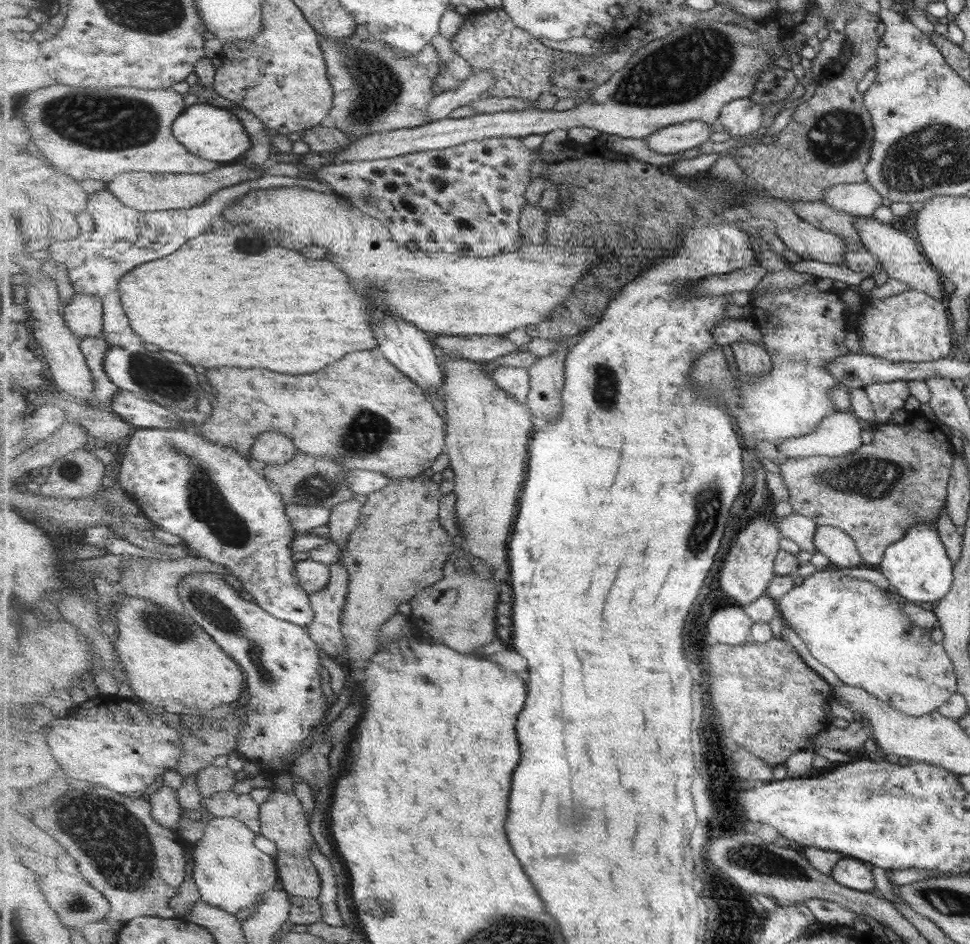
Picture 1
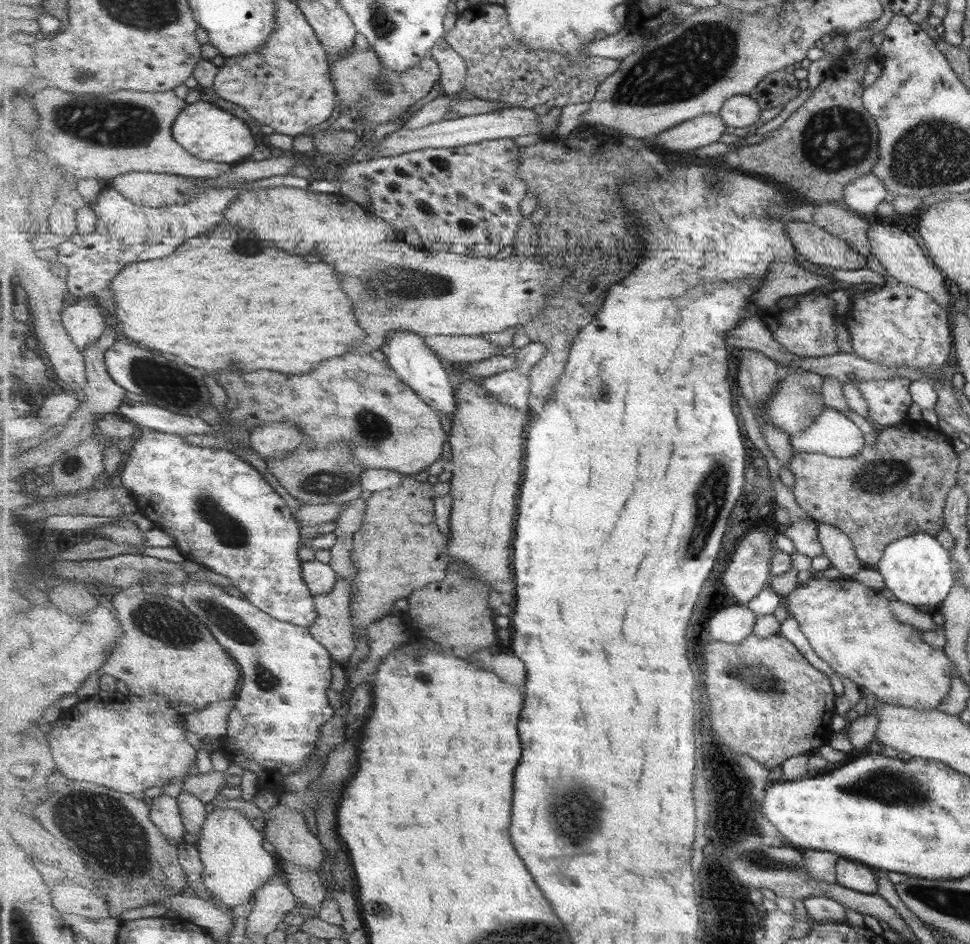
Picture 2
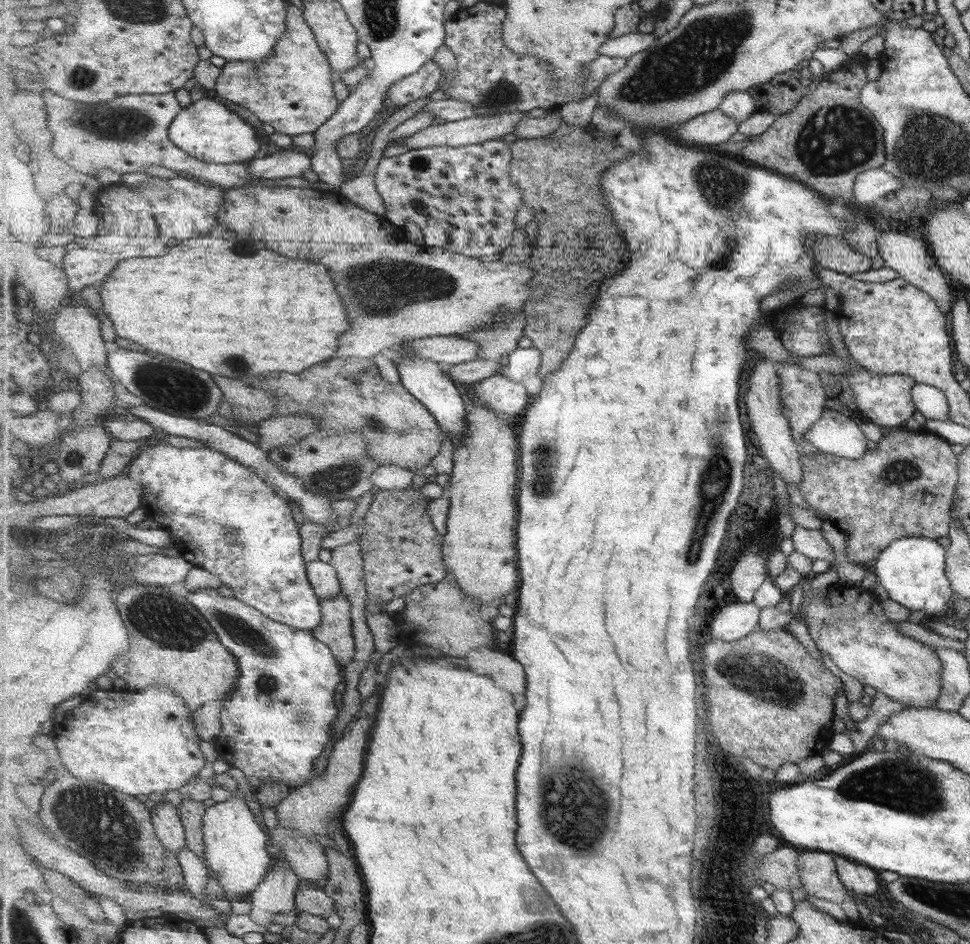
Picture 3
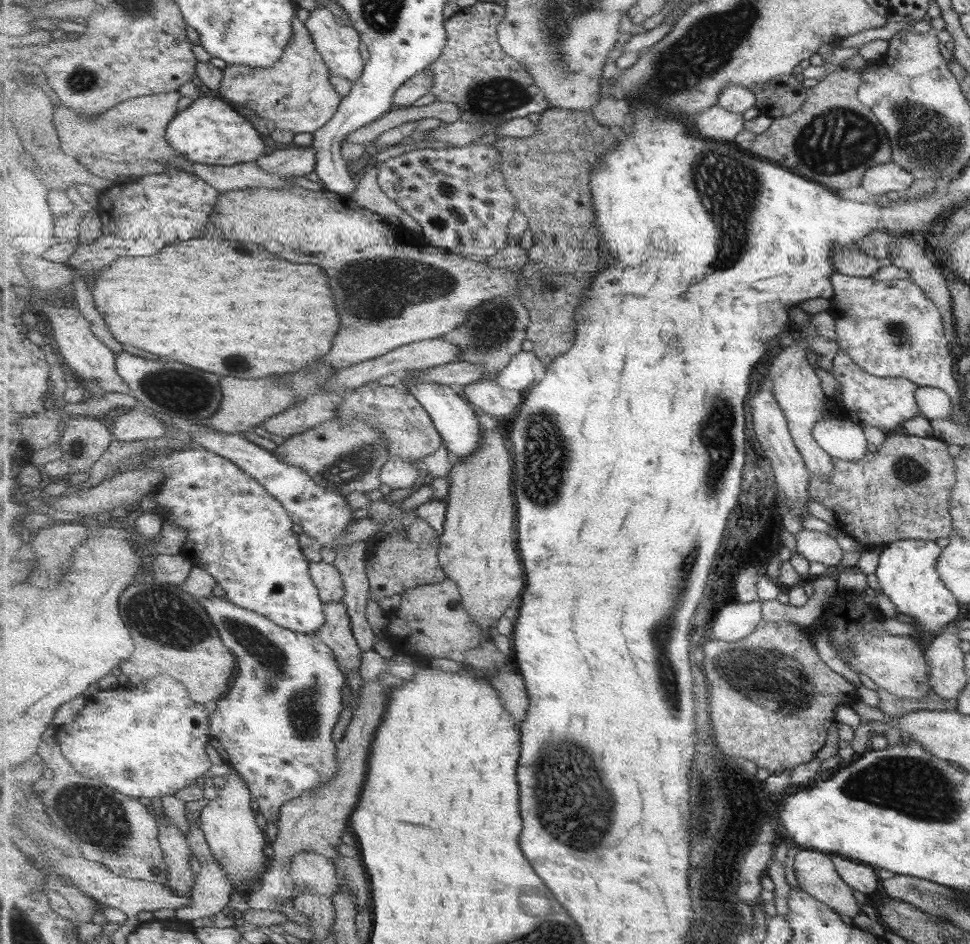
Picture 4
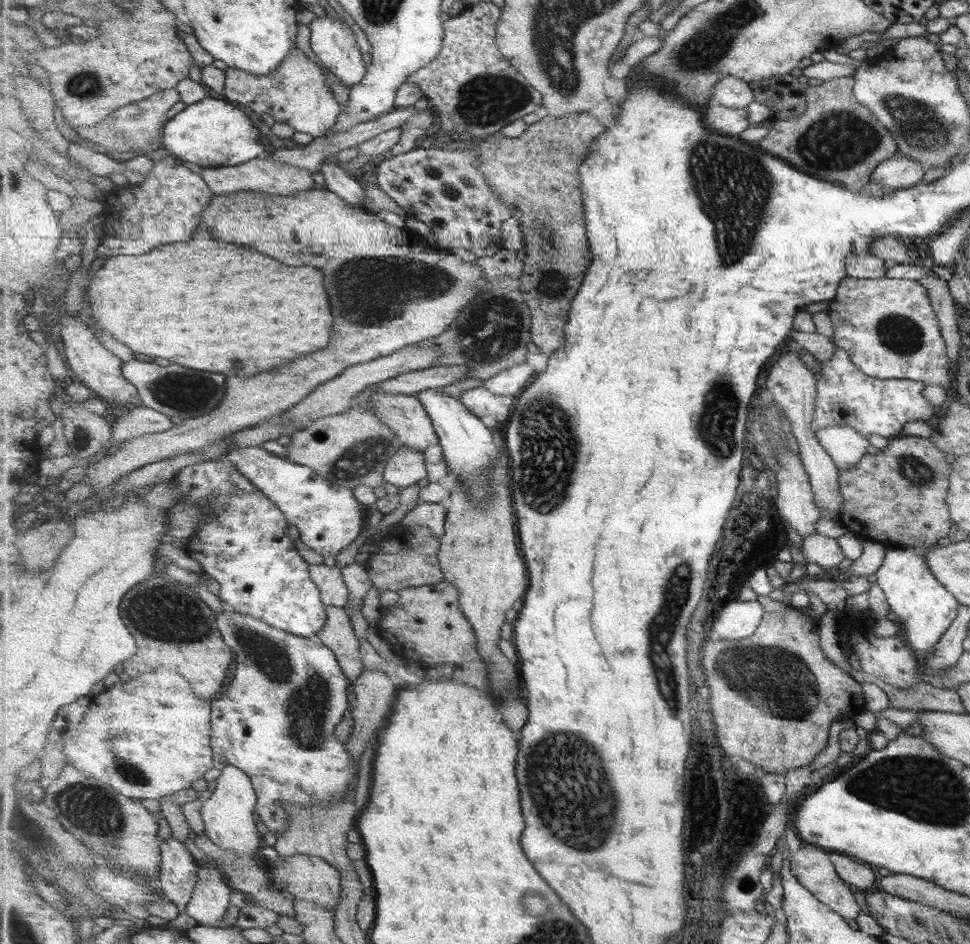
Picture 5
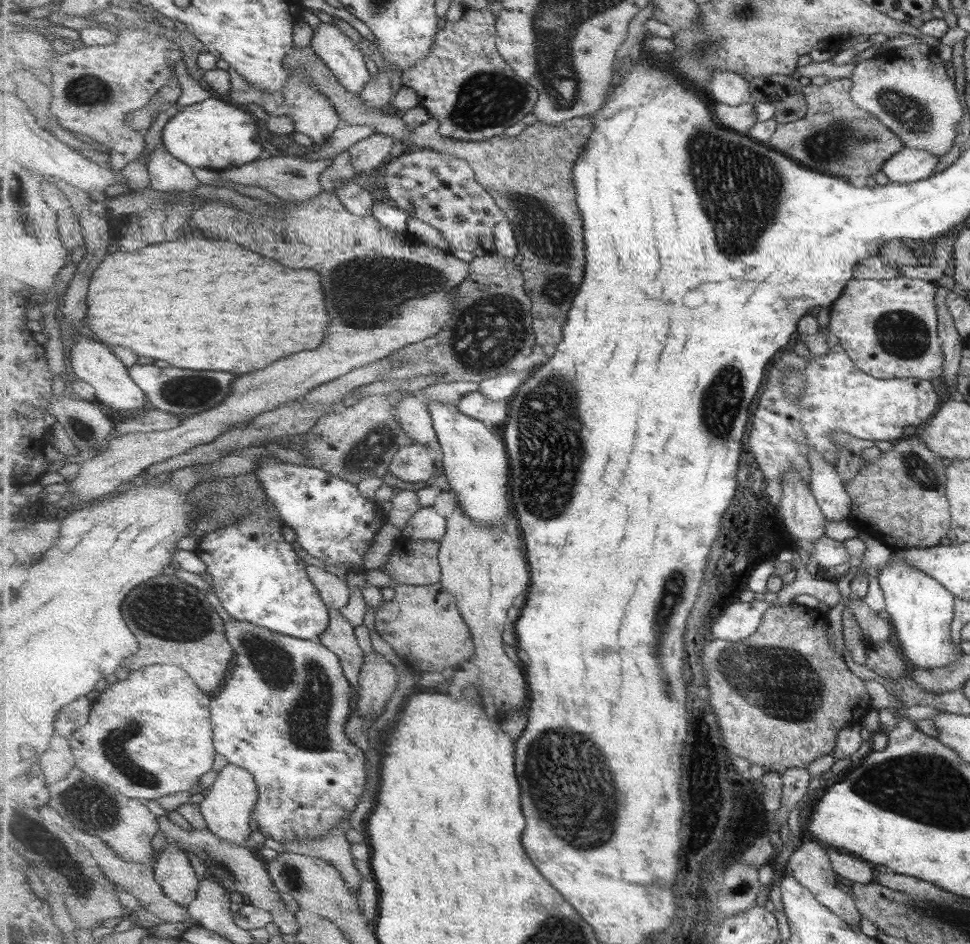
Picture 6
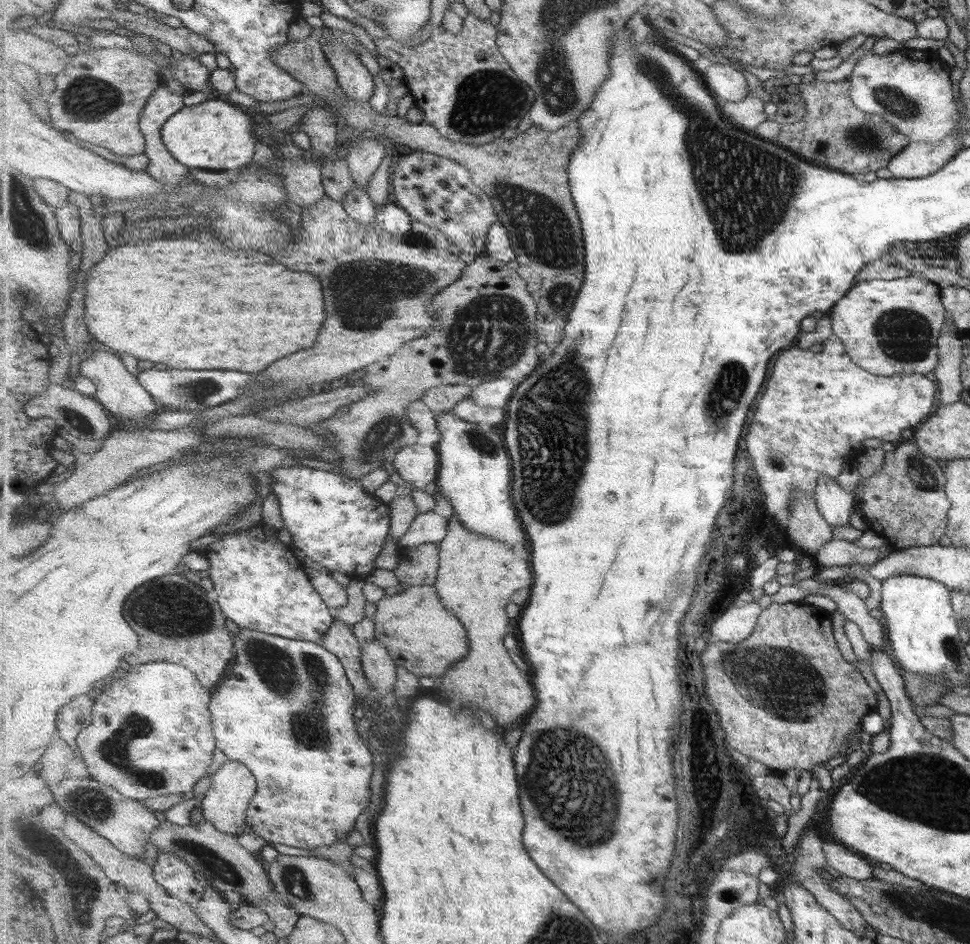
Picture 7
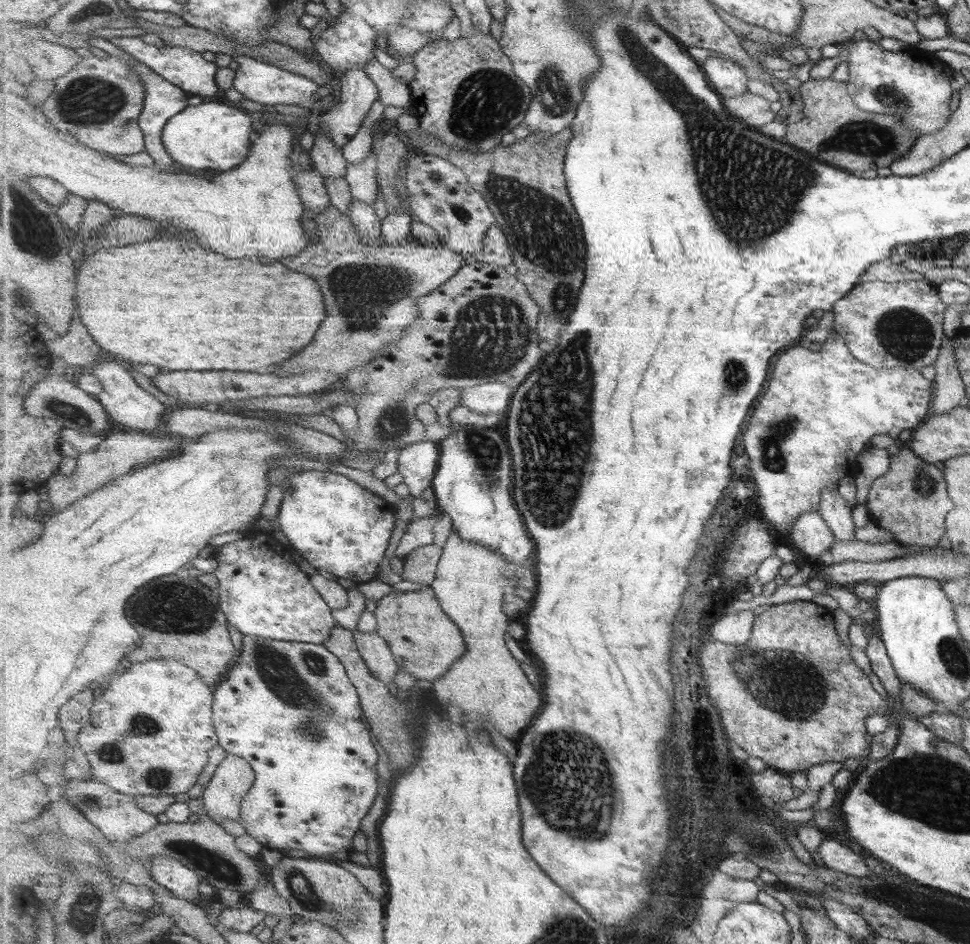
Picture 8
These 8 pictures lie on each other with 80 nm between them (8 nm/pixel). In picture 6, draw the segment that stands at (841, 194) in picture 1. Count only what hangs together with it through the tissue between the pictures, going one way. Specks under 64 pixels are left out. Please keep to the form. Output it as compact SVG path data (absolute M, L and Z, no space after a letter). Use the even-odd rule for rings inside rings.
M903 147L881 166L888 182L915 182L925 180L935 168L939 156L932 156L926 150L909 150Z

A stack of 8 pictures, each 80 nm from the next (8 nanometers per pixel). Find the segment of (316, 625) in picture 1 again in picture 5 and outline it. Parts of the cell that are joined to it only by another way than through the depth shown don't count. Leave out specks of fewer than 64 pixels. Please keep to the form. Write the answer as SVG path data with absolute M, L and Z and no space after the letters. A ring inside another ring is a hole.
M326 607L328 619L324 629L318 632L317 638L336 652L338 661L348 676L355 682L364 671L361 652L361 640L356 635L352 618L346 607Z

